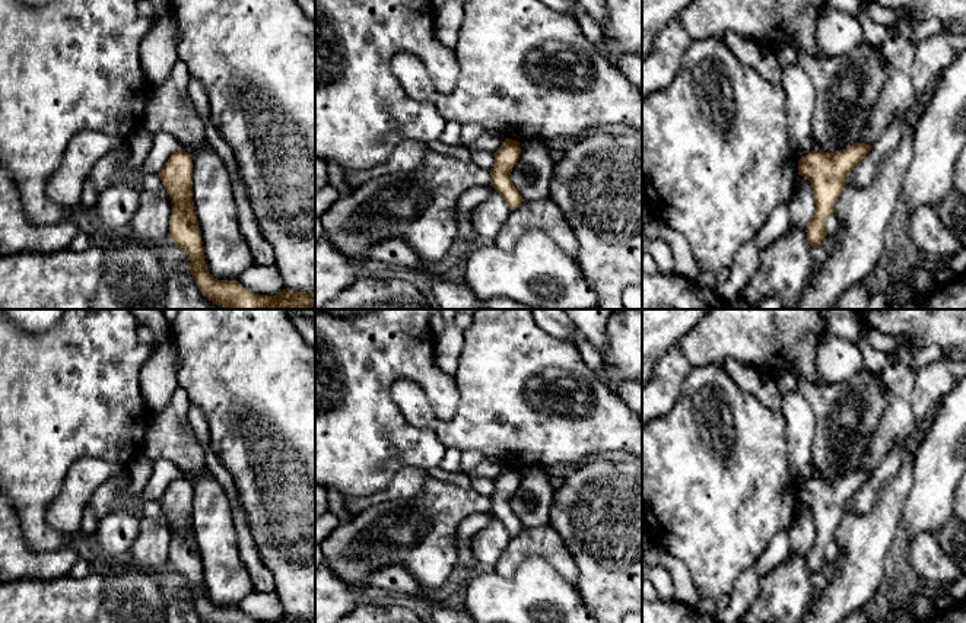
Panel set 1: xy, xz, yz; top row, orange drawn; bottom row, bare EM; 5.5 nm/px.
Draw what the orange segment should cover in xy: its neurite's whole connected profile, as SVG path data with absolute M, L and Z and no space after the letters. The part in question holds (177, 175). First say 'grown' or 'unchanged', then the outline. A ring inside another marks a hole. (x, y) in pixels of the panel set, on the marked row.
unchanged | M184 149L171 155L159 177L174 203L169 236L177 248L191 257L185 267L209 301L229 309L315 309L315 292L283 289L273 296L266 296L245 289L236 280L215 279L204 261L201 231L194 212L191 155Z

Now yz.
unchanged | M857 142L836 153L811 150L798 160L798 175L811 182L816 210L805 228L811 248L819 248L826 231L826 220L835 213L835 204L845 188L849 172L870 153L873 146Z

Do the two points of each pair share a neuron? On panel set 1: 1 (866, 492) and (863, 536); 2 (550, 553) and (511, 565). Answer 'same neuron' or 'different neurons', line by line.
1: different neurons
2: same neuron

